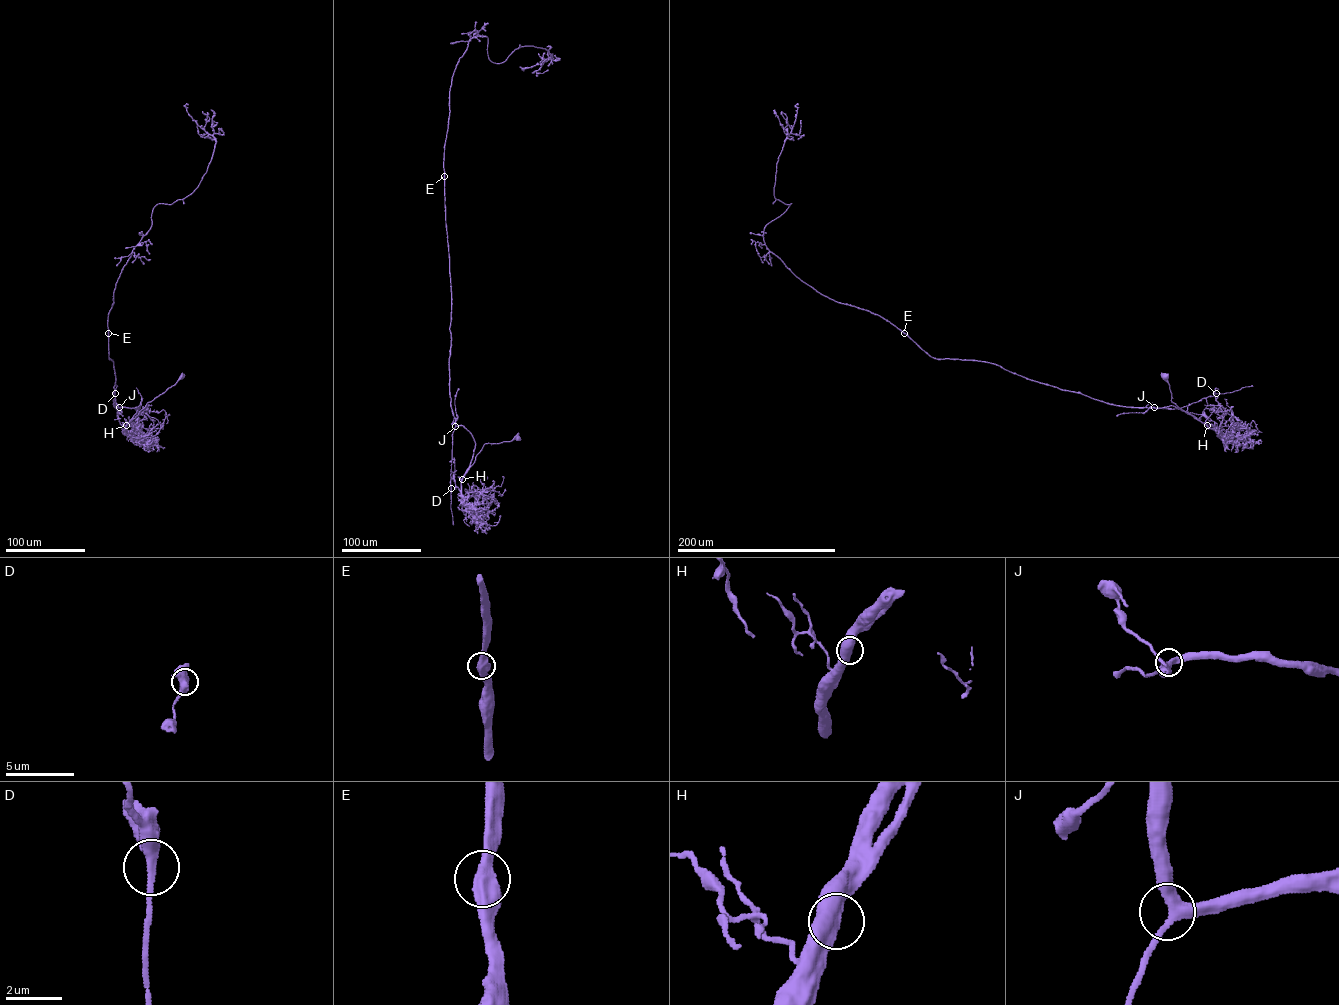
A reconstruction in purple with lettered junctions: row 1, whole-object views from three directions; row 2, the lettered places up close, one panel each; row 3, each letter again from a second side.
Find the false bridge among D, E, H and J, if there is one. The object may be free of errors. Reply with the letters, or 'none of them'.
none of them

